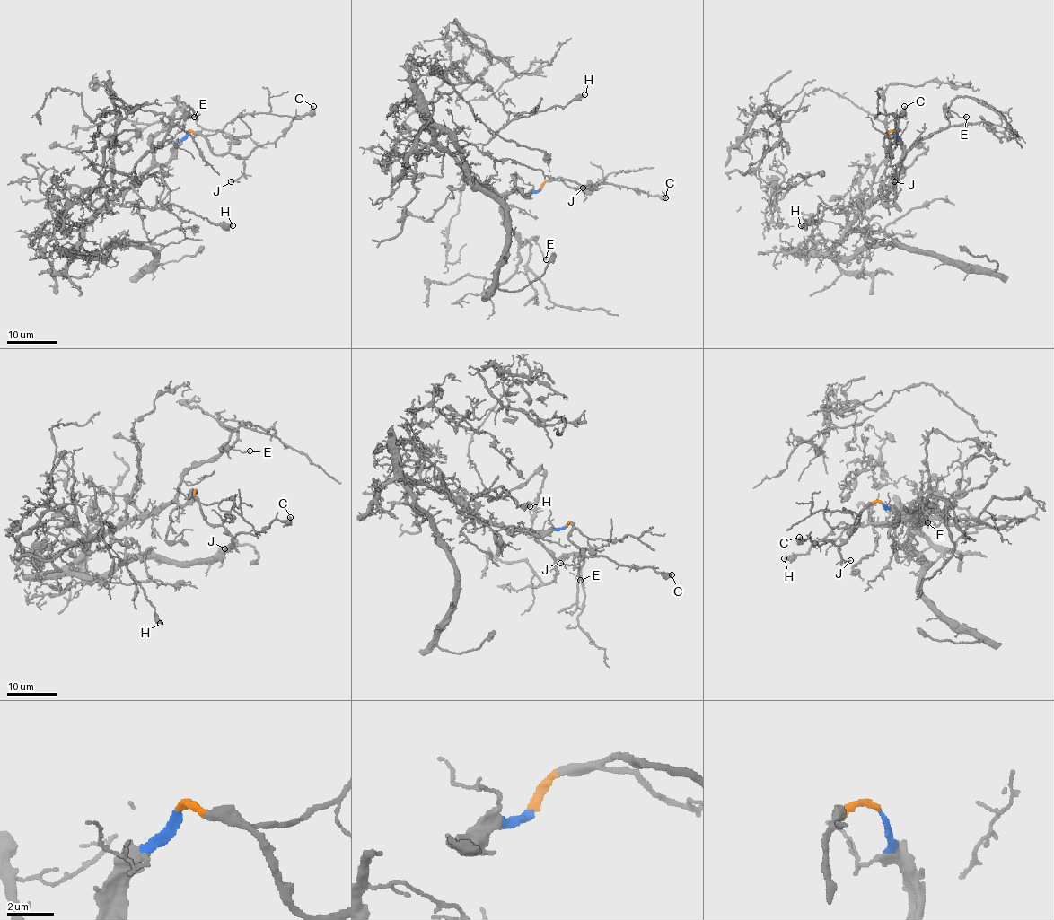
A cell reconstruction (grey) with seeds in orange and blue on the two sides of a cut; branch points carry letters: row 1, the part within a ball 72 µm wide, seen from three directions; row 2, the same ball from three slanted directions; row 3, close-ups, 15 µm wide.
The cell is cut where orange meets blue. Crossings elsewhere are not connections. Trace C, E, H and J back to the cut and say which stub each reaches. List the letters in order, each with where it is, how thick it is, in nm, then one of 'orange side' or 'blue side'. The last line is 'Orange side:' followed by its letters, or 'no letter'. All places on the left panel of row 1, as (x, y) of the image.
C: at (313, 106); 340 nm thick; orange side
E: at (194, 117); 140 nm thick; blue side
H: at (232, 225); 340 nm thick; blue side
J: at (231, 181); 100 nm thick; orange side
Orange side: C, J

